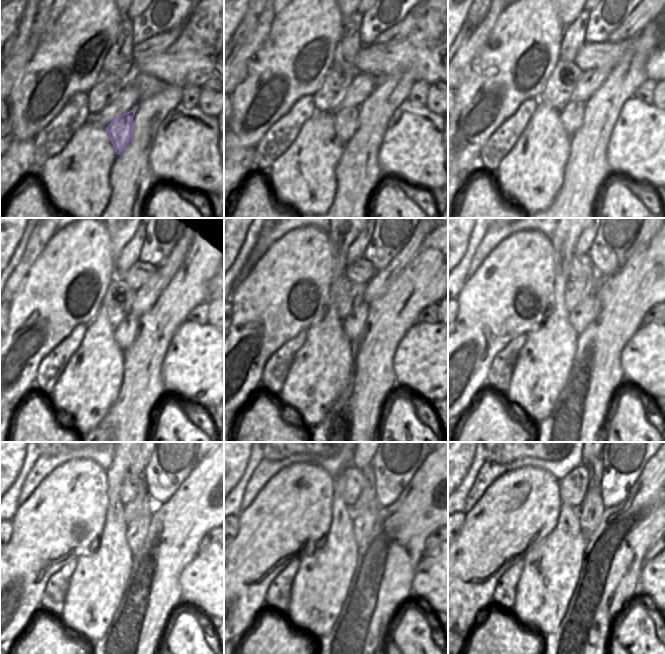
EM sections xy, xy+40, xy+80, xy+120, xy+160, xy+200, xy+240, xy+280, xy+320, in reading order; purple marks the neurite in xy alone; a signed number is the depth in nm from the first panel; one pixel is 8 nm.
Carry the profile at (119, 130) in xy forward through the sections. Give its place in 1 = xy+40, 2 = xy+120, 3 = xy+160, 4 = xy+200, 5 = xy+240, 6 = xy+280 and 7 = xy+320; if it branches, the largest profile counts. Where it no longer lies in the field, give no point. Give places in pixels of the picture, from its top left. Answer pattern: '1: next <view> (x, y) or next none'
1: next xy+40 (346, 121)
2: next xy+120 (126, 333)
3: next xy+160 (354, 324)
4: next xy+200 (584, 289)
5: next xy+240 (137, 513)
6: next xy+280 (364, 512)
7: next xy+320 (591, 510)

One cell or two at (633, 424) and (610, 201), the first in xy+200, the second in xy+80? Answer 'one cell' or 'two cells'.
one cell

